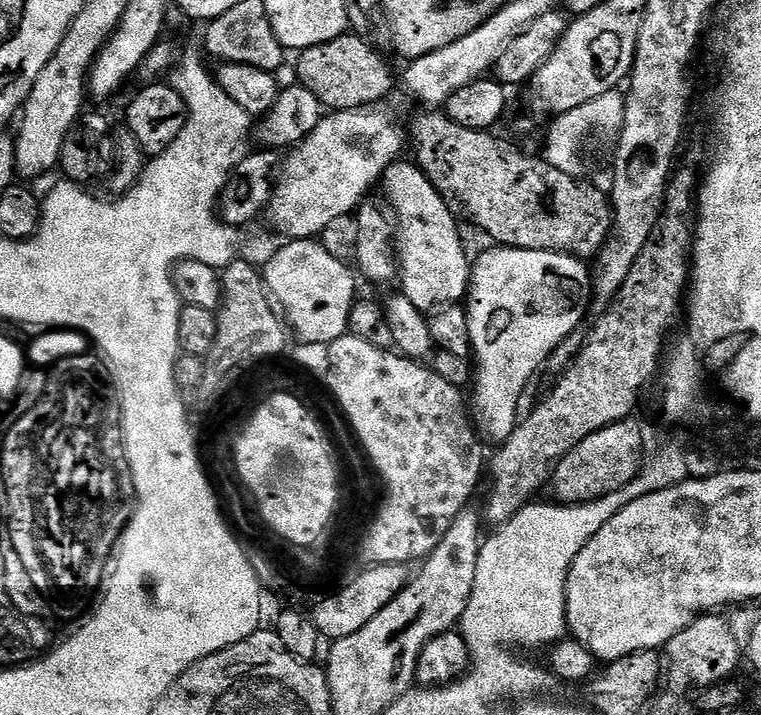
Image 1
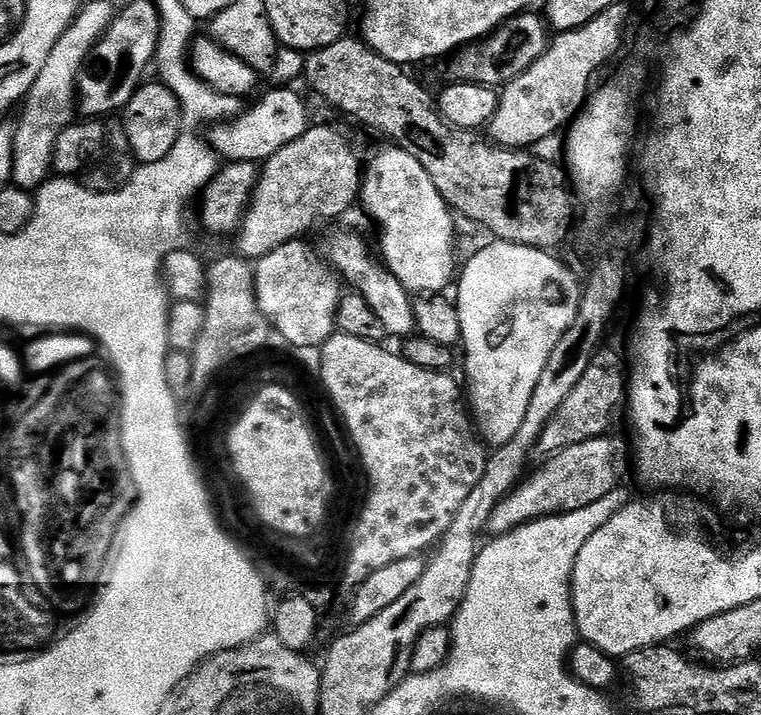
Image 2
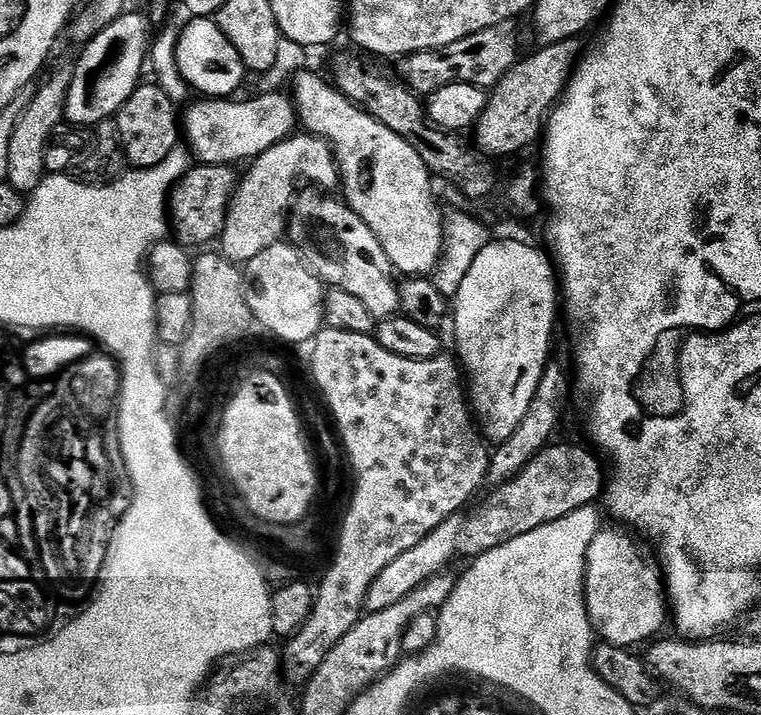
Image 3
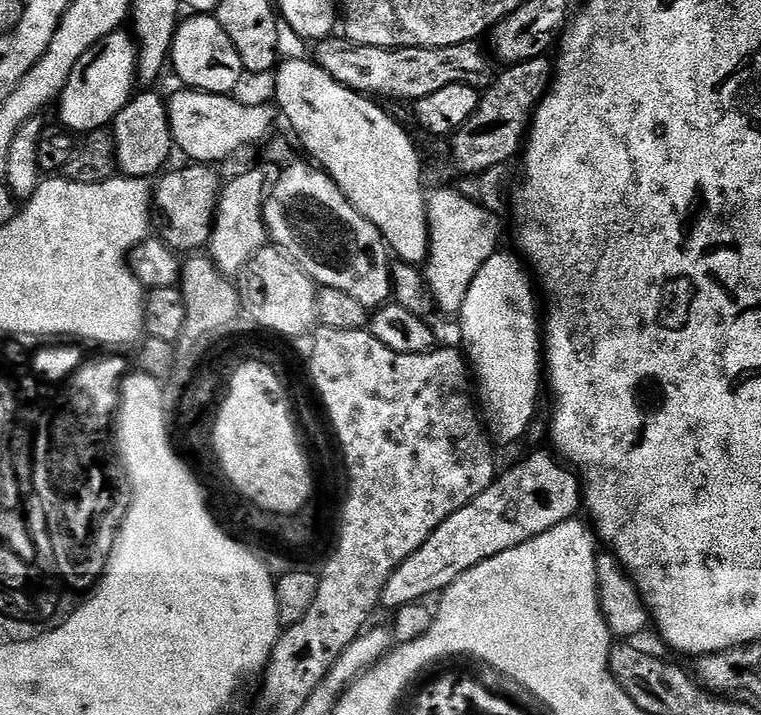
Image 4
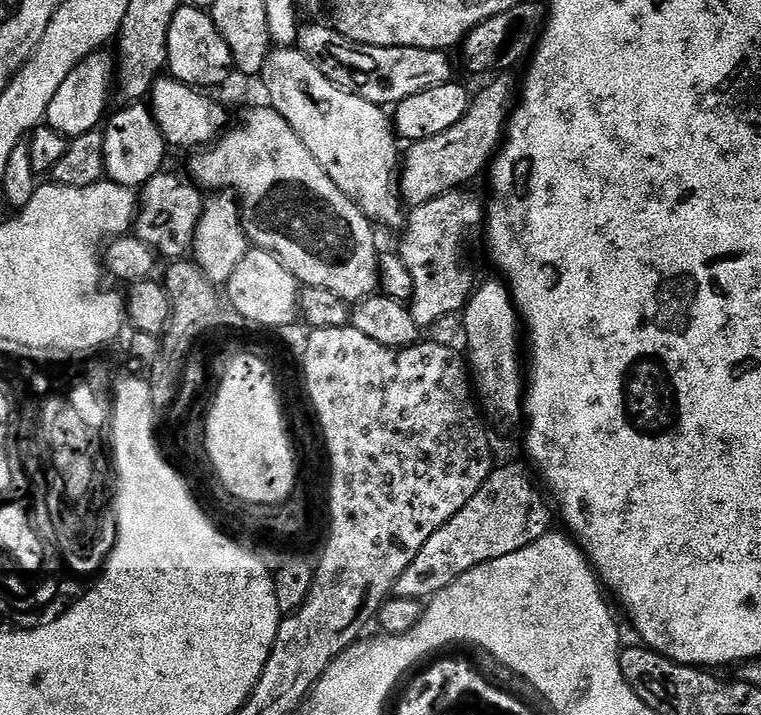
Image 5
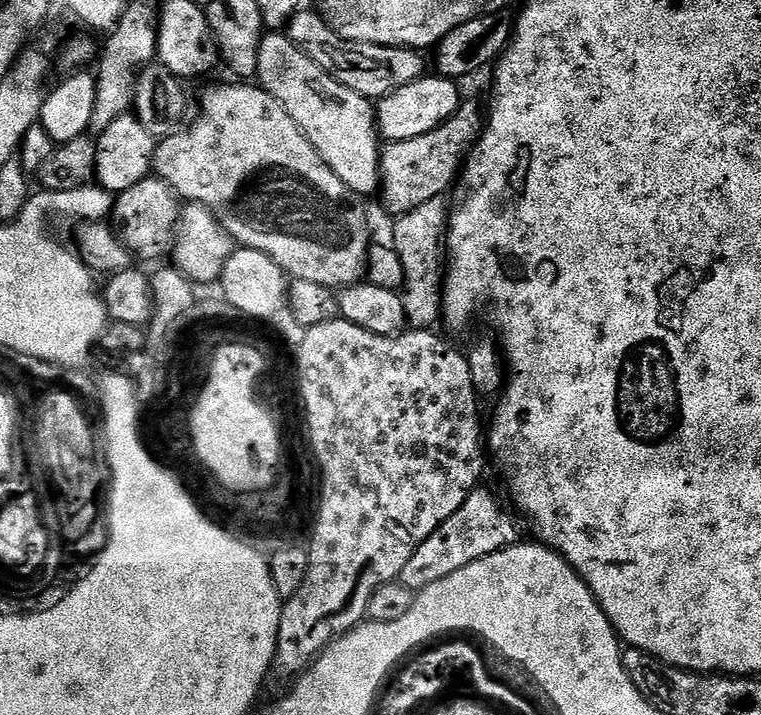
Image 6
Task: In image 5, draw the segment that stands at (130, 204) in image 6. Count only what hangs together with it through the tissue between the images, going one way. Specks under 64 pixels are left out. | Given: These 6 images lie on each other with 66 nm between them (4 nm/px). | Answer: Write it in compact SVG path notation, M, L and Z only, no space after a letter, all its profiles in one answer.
M171 170L162 171L144 184L138 196L134 234L168 262L187 257L193 251L198 222L204 213L205 193L184 176L175 176Z

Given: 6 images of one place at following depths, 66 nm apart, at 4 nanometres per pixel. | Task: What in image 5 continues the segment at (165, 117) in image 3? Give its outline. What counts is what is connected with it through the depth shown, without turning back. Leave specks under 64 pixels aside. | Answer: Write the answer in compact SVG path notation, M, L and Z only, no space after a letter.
M137 102L119 110L121 112L113 111L107 117L106 127L103 129L106 142L106 176L113 184L140 190L146 182L150 182L150 178L165 171L164 159L170 153L170 145L164 140L162 130L147 103Z

